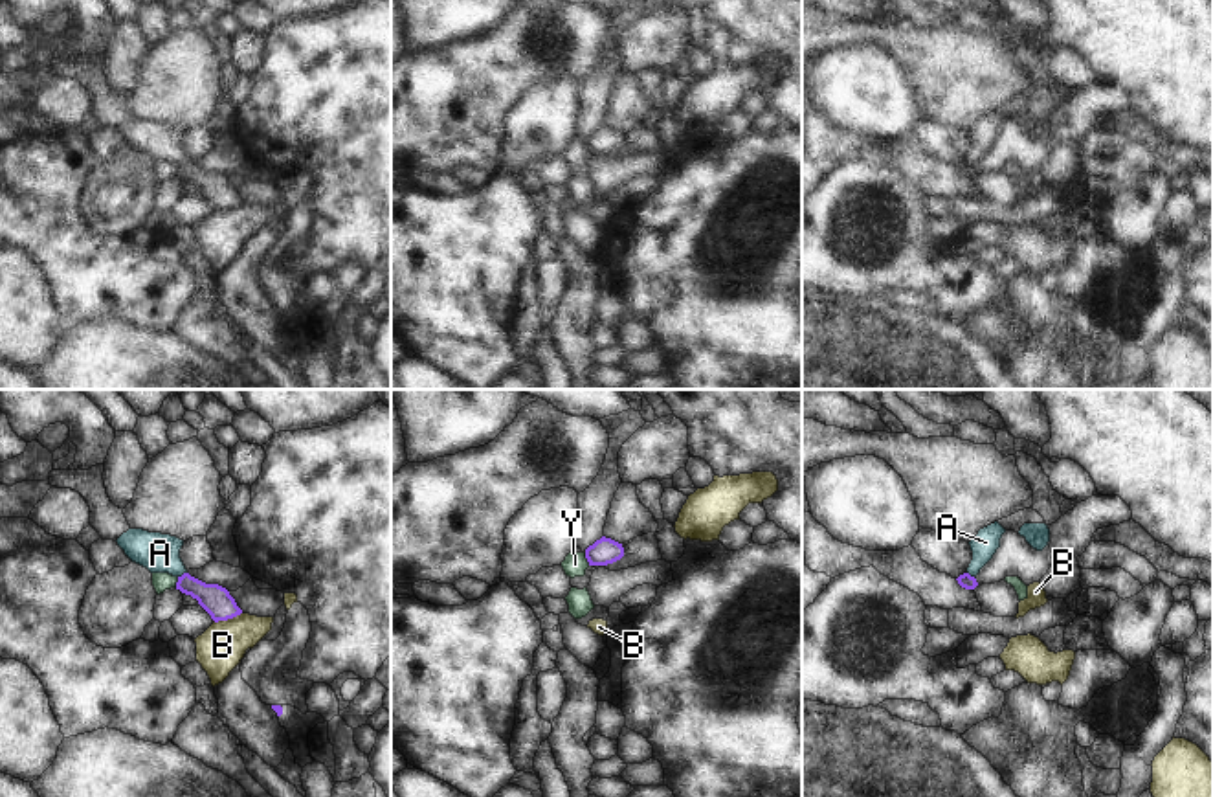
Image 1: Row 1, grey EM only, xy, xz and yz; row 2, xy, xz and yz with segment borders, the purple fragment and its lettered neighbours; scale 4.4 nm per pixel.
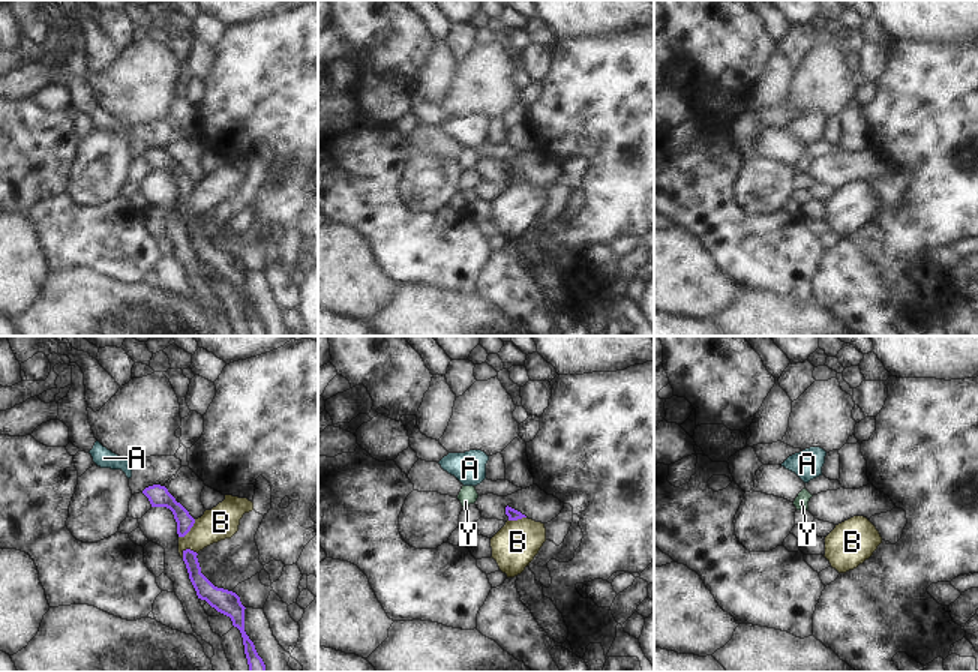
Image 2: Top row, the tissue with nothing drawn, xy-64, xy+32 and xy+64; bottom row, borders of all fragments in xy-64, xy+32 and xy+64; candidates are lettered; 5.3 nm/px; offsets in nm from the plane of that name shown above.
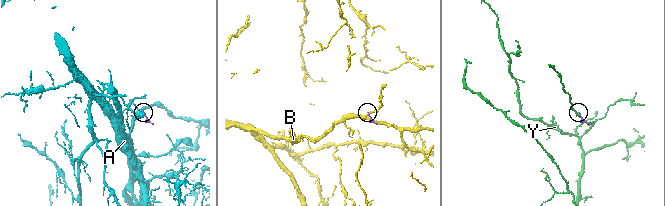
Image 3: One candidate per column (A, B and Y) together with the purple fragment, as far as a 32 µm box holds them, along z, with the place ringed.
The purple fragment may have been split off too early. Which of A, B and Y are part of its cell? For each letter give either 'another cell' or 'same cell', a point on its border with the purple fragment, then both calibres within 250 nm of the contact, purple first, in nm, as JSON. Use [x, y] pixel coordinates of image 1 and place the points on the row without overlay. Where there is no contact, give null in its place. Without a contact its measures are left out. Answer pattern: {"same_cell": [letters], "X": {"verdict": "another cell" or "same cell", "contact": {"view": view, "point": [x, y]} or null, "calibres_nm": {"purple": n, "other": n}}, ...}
{"same_cell": ["A"], "A": {"verdict": "same cell", "contact": {"view": "xy", "point": [184, 162]}, "calibres_nm": {"purple": 130, "other": 180}}, "B": {"verdict": "another cell", "contact": {"view": "xy", "point": [226, 208]}, "calibres_nm": {"purple": 130, "other": 200}}, "Y": {"verdict": "another cell", "contact": {"view": "xz", "point": [586, 145]}, "calibres_nm": {"purple": 120, "other": 110}}}

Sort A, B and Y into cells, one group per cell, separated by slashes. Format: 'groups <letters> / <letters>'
groups A / B / Y

